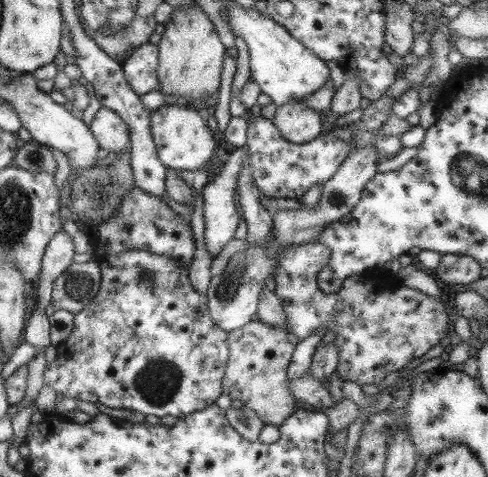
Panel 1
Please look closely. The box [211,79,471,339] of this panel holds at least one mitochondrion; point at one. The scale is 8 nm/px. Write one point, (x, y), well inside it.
(226, 291)

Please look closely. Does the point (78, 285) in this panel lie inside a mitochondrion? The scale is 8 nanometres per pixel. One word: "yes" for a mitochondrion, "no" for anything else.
yes

